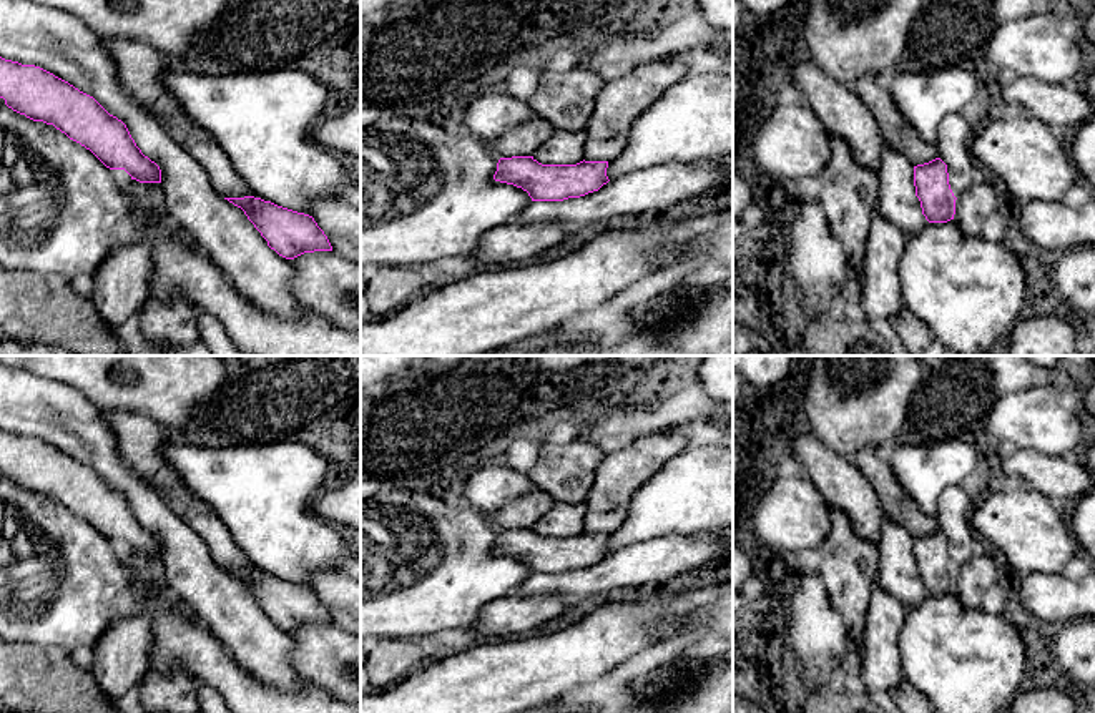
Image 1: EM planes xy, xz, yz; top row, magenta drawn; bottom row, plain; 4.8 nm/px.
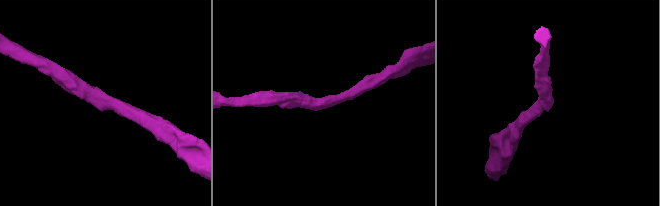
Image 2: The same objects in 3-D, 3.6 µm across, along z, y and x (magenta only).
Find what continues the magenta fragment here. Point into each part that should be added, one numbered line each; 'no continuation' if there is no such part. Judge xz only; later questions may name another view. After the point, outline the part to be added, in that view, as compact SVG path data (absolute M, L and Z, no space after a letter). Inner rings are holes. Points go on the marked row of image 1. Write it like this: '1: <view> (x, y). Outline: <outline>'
1: xz (564, 147). Outline: M557 130L535 153L542 165L577 165L583 161L587 131Z

